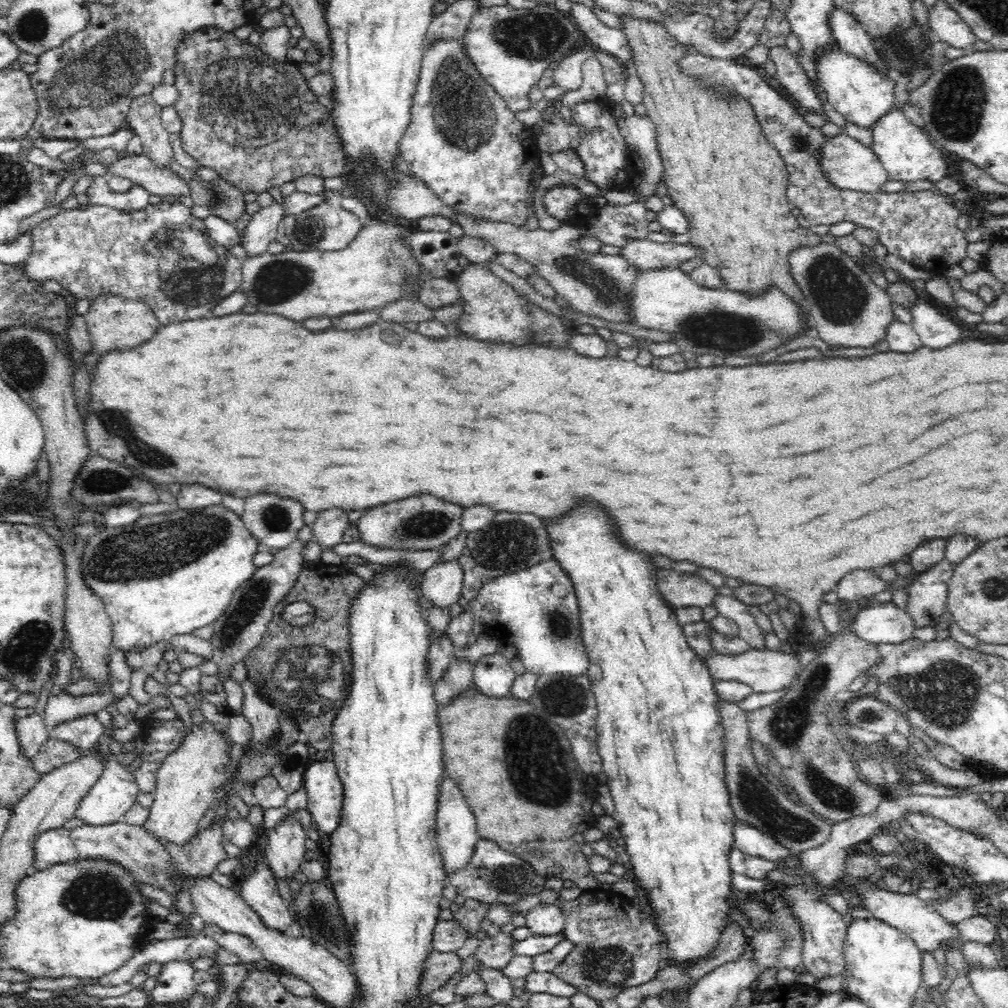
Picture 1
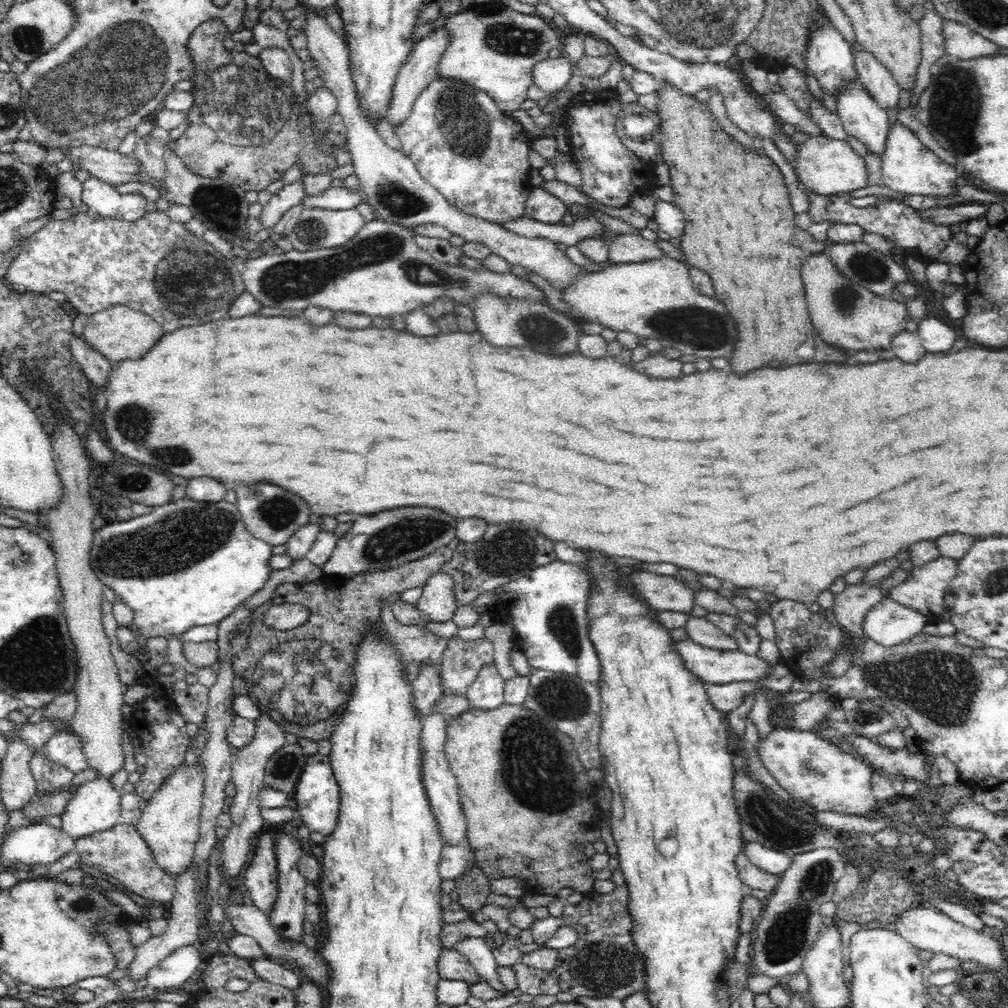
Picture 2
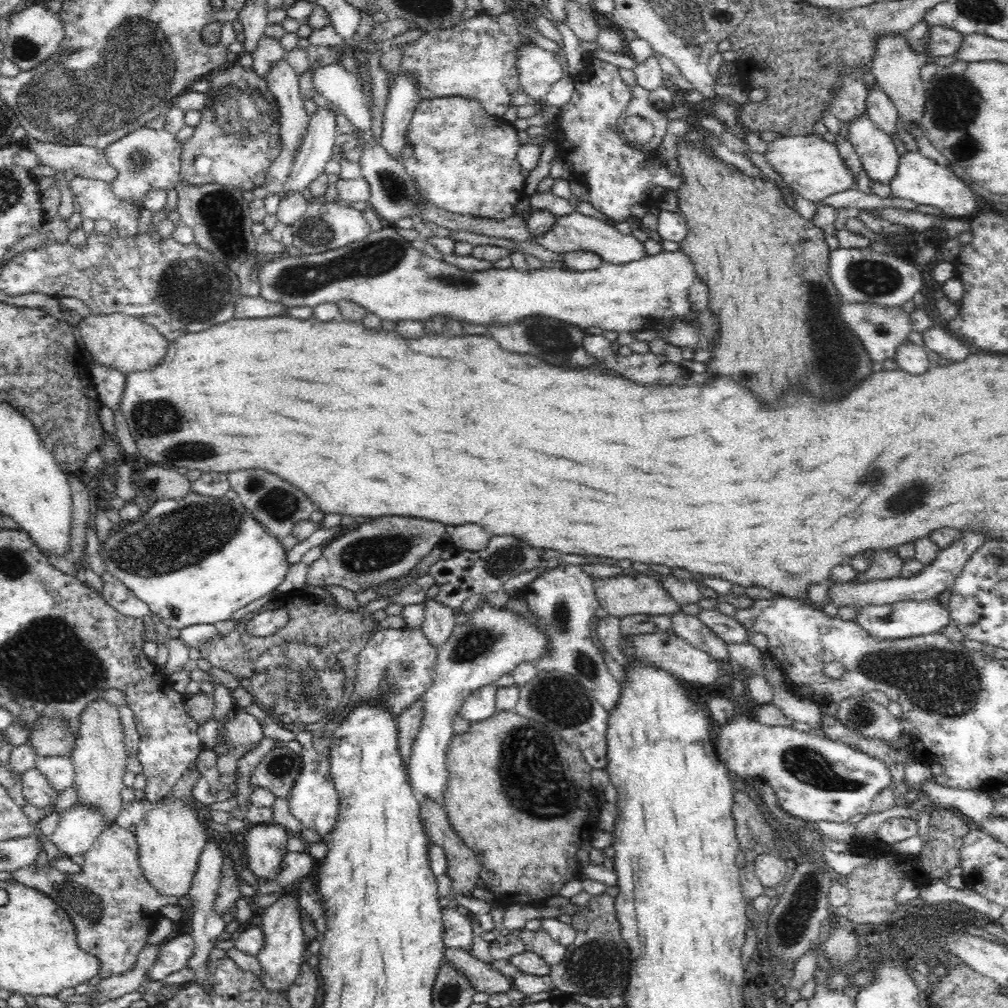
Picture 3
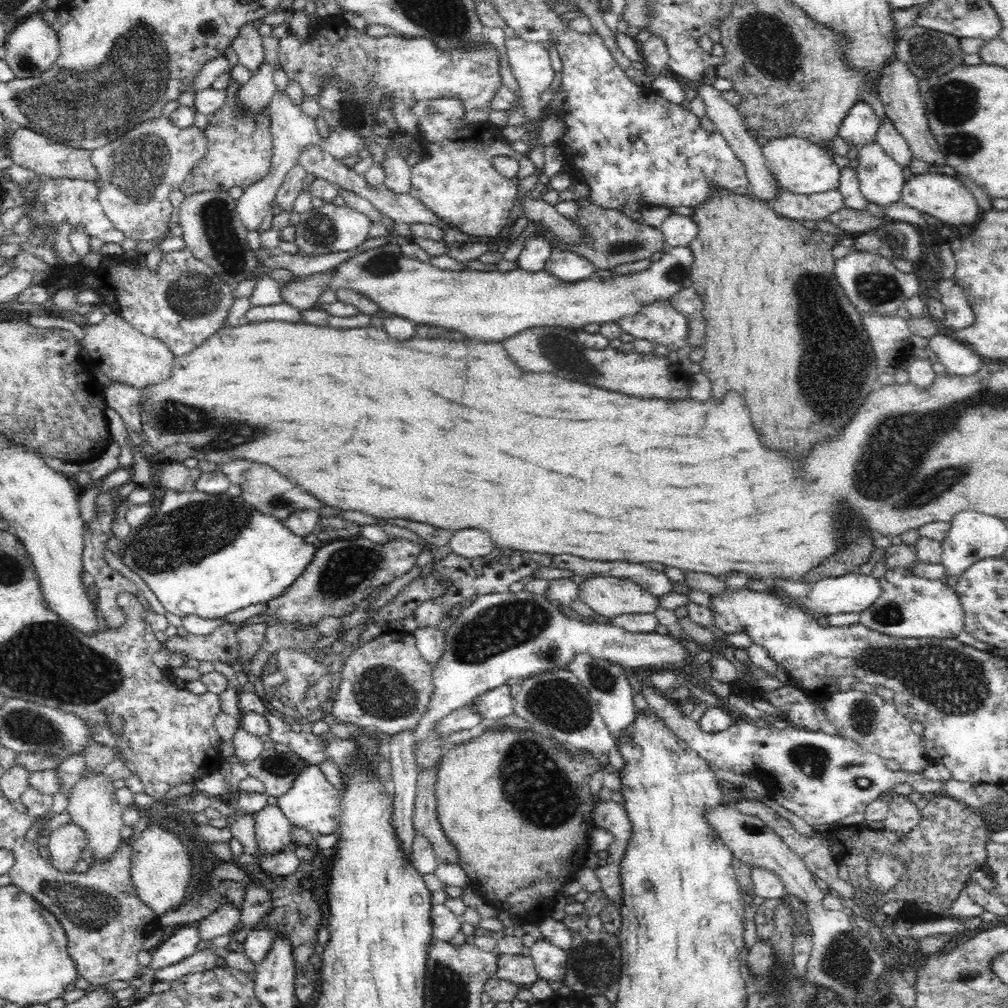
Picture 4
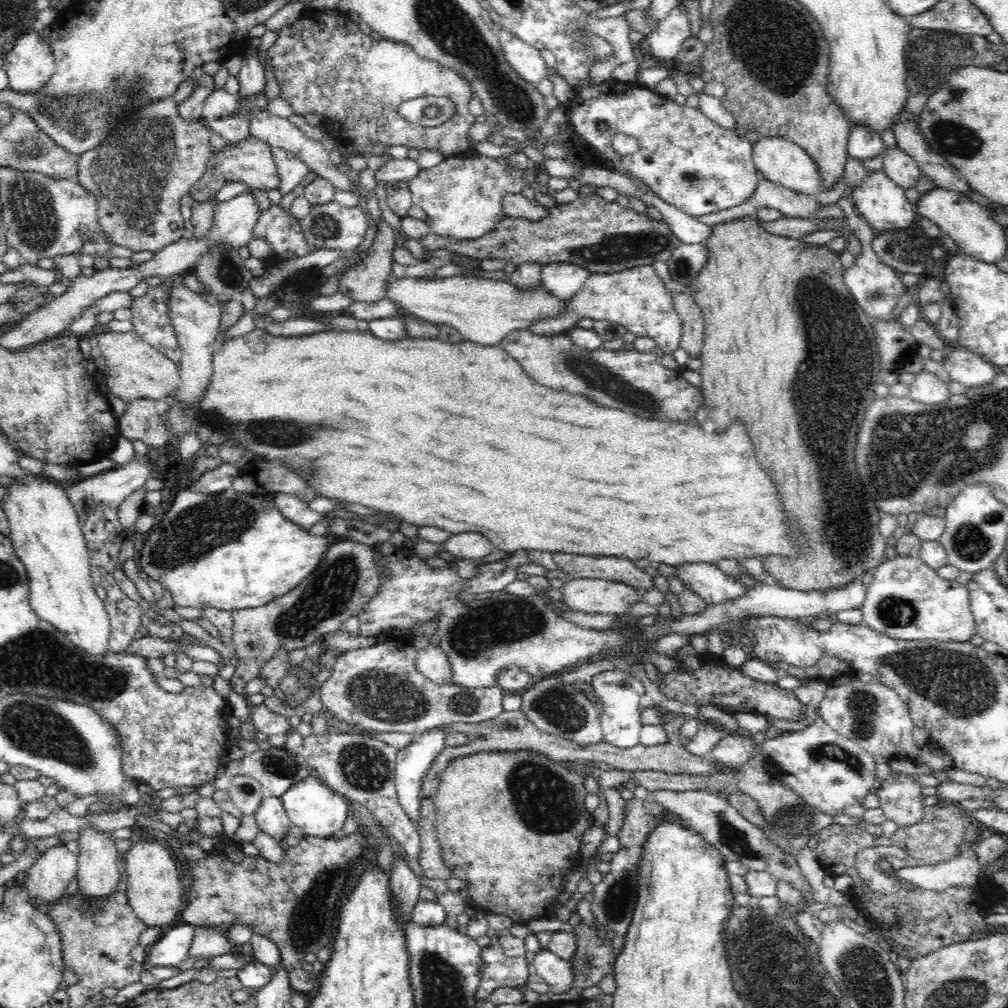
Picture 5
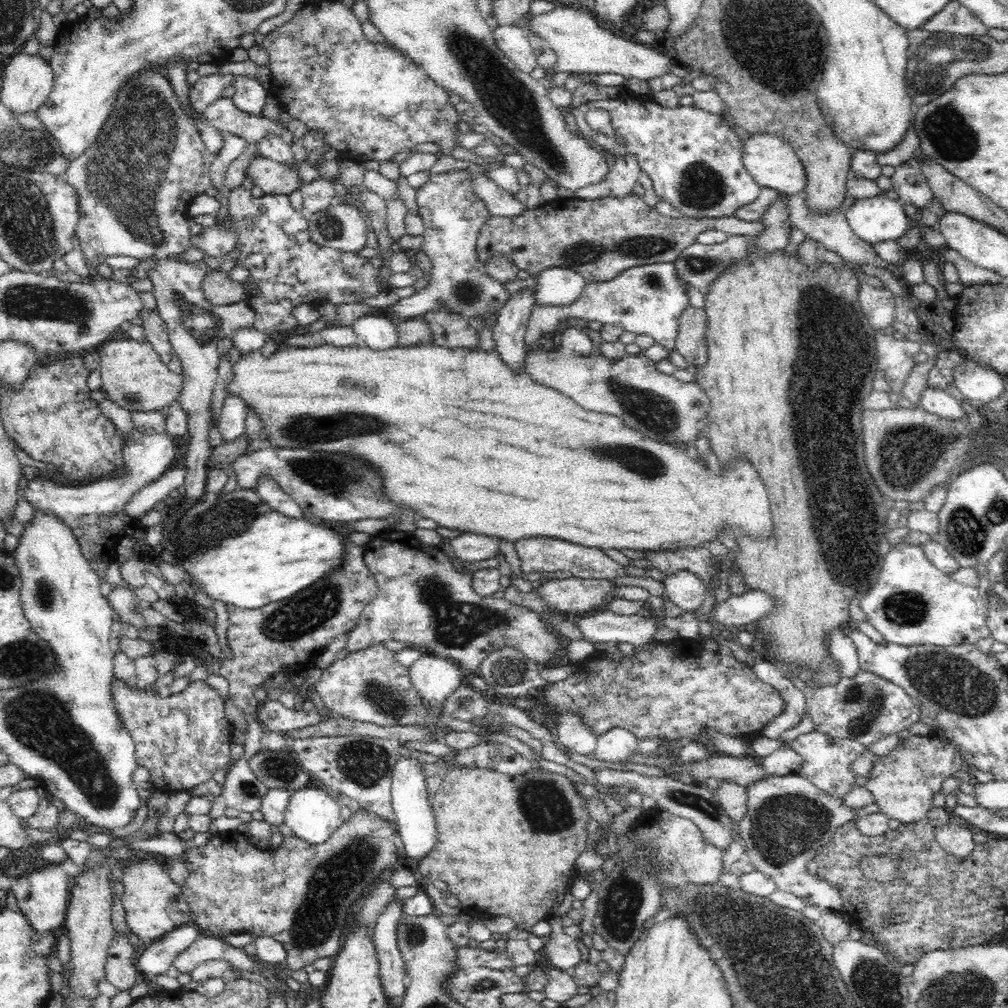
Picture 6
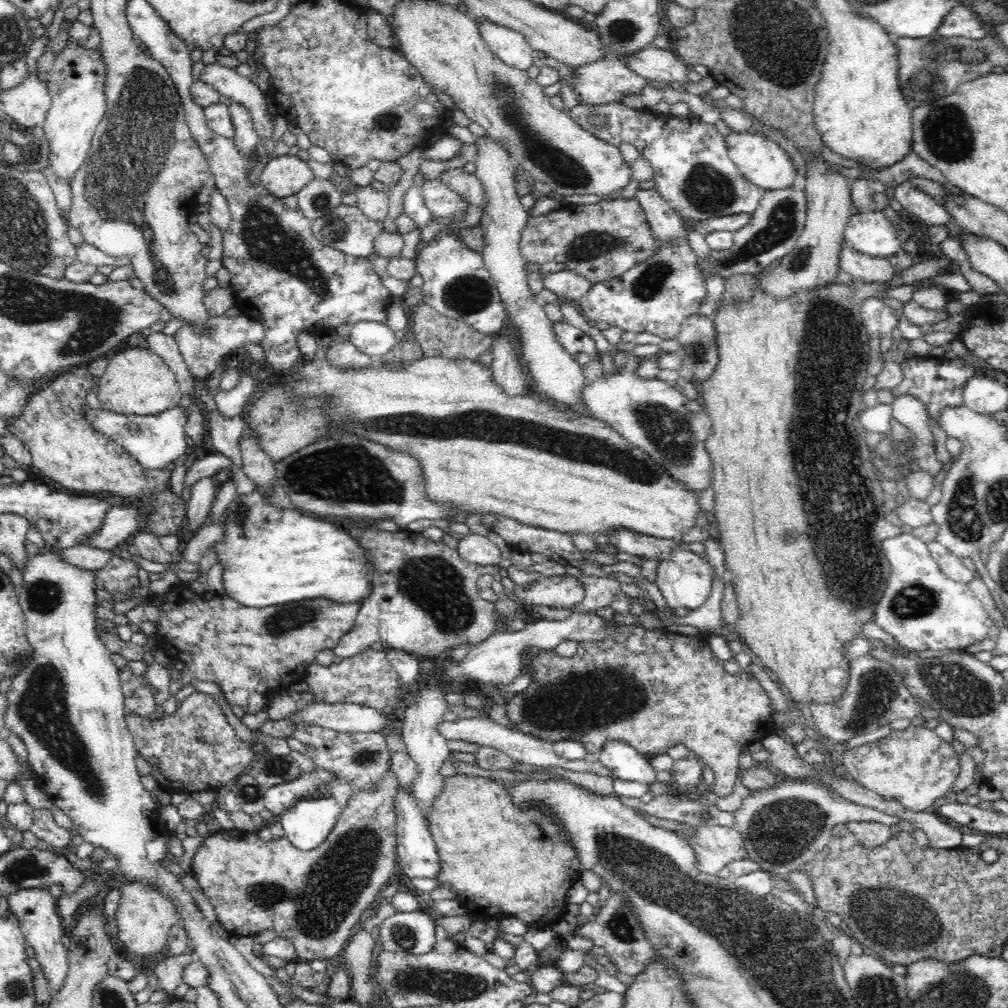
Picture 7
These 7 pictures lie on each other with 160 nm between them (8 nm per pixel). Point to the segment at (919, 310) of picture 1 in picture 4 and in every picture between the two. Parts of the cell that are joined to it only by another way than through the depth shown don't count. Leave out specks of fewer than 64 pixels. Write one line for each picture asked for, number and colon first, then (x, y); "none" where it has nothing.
2: (936, 336)
3: (939, 340)
4: (958, 359)

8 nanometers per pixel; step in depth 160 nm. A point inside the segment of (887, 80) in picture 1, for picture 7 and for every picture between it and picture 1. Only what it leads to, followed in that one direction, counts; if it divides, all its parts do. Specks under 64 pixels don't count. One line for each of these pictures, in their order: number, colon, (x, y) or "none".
2: (861, 116)
3: (879, 157)
4: (881, 179)
5: (878, 199)
6: (880, 219)
7: (870, 232)

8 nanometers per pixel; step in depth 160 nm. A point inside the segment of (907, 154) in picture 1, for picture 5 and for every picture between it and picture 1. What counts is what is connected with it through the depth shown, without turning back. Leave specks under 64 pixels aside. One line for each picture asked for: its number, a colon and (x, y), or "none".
2: (908, 167)
3: (918, 178)
4: (945, 197)
5: (970, 225)

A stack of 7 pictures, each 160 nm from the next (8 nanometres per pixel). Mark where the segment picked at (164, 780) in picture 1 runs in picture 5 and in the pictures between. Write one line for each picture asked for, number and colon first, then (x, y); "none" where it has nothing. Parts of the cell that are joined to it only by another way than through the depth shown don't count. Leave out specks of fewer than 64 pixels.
2: (170, 824)
3: (170, 838)
4: (161, 867)
5: (155, 893)

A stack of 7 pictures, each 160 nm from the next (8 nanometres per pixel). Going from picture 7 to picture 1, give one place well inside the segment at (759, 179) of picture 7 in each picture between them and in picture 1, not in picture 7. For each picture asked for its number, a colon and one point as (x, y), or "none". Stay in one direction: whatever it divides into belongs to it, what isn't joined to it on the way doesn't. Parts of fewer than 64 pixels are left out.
1: (849, 165)
2: (825, 166)
3: (812, 166)
4: (802, 168)
5: (780, 160)
6: (773, 163)

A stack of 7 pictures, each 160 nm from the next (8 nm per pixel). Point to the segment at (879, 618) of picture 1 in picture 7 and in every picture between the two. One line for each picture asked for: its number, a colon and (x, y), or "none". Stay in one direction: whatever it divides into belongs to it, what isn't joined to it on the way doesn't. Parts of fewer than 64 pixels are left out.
2: (888, 623)
3: (909, 618)
4: (910, 607)
5: (906, 600)
6: (911, 602)
7: (923, 609)

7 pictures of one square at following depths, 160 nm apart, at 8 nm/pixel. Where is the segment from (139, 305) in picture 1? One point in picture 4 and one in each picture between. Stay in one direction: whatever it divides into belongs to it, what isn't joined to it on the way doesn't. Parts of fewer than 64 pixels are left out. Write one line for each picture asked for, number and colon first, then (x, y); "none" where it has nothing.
2: (118, 332)
3: (117, 340)
4: (124, 354)

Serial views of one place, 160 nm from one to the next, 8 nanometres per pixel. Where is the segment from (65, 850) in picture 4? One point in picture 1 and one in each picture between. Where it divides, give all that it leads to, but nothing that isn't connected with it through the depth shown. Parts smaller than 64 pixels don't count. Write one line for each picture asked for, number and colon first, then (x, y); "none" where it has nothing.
1: (114, 793)
2: (96, 806)
3: (79, 826)

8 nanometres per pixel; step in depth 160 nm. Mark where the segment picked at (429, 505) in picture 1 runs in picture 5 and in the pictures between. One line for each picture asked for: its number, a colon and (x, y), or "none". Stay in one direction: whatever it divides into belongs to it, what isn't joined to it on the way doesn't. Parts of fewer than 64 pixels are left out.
2: (385, 540)
3: (372, 553)
4: (342, 574)
5: (345, 580)

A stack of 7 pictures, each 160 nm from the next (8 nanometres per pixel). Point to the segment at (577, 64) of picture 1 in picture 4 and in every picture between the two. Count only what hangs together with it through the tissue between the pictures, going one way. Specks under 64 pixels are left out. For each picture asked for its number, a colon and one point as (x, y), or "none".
2: (550, 75)
3: (538, 69)
4: (530, 63)

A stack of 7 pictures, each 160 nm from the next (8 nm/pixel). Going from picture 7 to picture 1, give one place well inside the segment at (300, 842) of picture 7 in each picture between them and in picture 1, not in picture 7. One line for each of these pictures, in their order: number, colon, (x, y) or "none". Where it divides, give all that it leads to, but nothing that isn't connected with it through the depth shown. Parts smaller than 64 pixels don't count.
1: (323, 785)
2: (317, 794)
3: (314, 801)
4: (312, 802)
5: (320, 812)
6: (313, 815)

